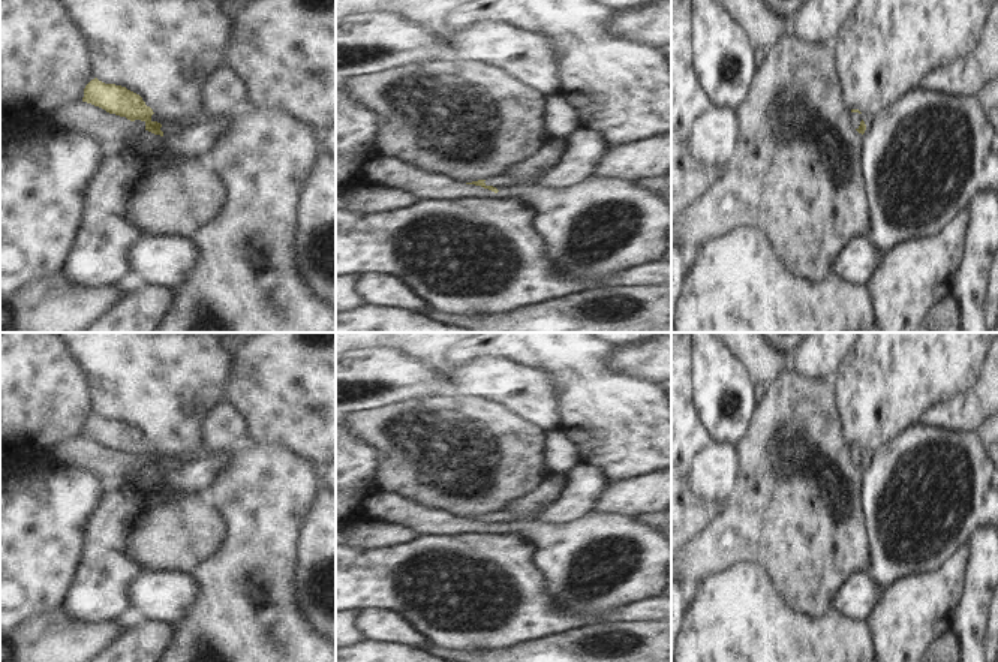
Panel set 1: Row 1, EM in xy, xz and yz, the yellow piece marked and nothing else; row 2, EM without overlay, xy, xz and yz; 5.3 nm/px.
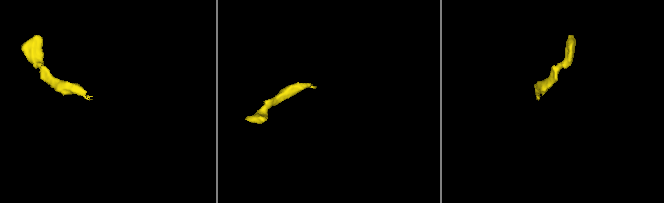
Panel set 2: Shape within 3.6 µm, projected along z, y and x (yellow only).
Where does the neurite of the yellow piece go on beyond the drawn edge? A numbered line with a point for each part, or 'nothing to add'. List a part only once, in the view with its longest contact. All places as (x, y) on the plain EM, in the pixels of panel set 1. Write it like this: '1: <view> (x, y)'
1: xy (174, 463)

